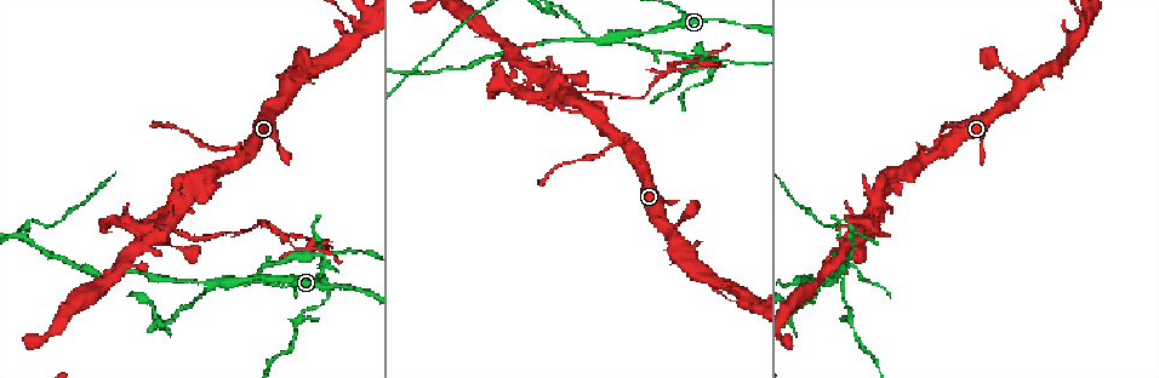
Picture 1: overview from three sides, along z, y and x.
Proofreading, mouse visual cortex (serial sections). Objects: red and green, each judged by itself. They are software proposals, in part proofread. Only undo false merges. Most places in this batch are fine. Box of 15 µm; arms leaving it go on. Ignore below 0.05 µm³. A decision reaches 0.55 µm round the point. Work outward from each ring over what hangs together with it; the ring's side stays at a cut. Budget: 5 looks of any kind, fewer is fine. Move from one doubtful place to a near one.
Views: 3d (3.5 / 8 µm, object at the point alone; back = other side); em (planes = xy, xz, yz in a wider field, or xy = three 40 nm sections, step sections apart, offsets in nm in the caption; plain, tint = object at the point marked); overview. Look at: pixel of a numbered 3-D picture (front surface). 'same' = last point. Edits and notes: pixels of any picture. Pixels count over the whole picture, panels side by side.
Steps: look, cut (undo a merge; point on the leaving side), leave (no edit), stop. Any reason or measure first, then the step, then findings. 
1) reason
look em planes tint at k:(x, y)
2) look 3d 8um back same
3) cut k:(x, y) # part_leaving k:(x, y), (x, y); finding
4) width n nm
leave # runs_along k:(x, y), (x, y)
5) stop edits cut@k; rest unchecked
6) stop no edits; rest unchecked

two arms in line, one across
look 3d 3.5um at 1:(241, 159)

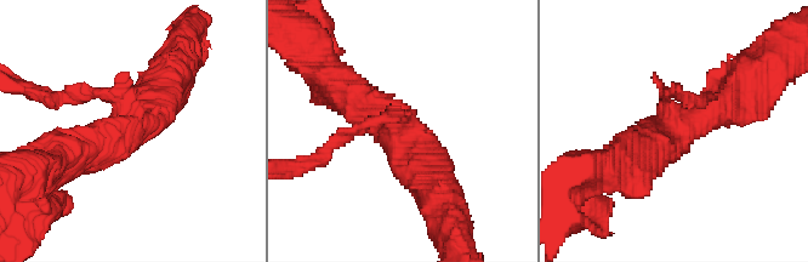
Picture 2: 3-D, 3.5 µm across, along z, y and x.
look em planes tint at 2:(403, 128)

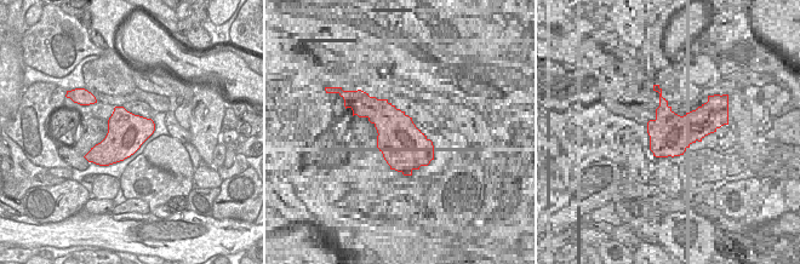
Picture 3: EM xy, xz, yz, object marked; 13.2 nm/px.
cut 2:(70, 91) # part_leaving 2:(118, 98), (47, 98), (29, 90); a second cell is stuck on

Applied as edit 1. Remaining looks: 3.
arms part here
look 3d 8um at 1:(812, 280)

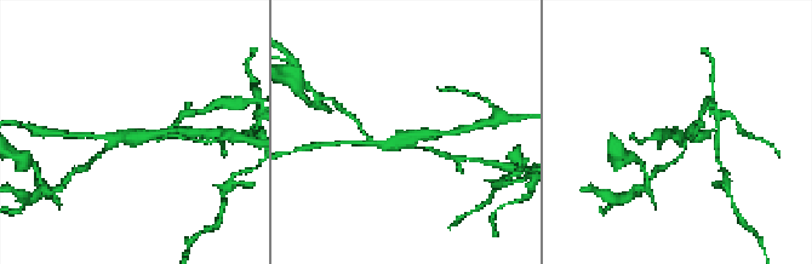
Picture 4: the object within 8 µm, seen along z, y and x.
arms 3; arm_widths 150, 250, 300 nm; shape alone is not enough
look em xy step 1 tint at 4:(142, 139)

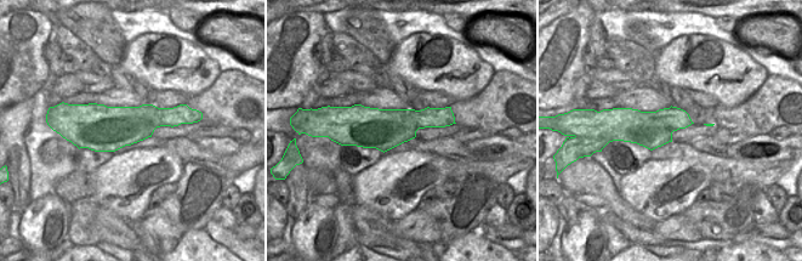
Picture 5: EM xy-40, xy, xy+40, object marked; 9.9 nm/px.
cut 4:(697, 133) # part_leaving 4:(412, 142), (452, 158); a second cell is stuck on

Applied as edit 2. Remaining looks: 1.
stop edits cut@2, cut@4; rest unchecked

